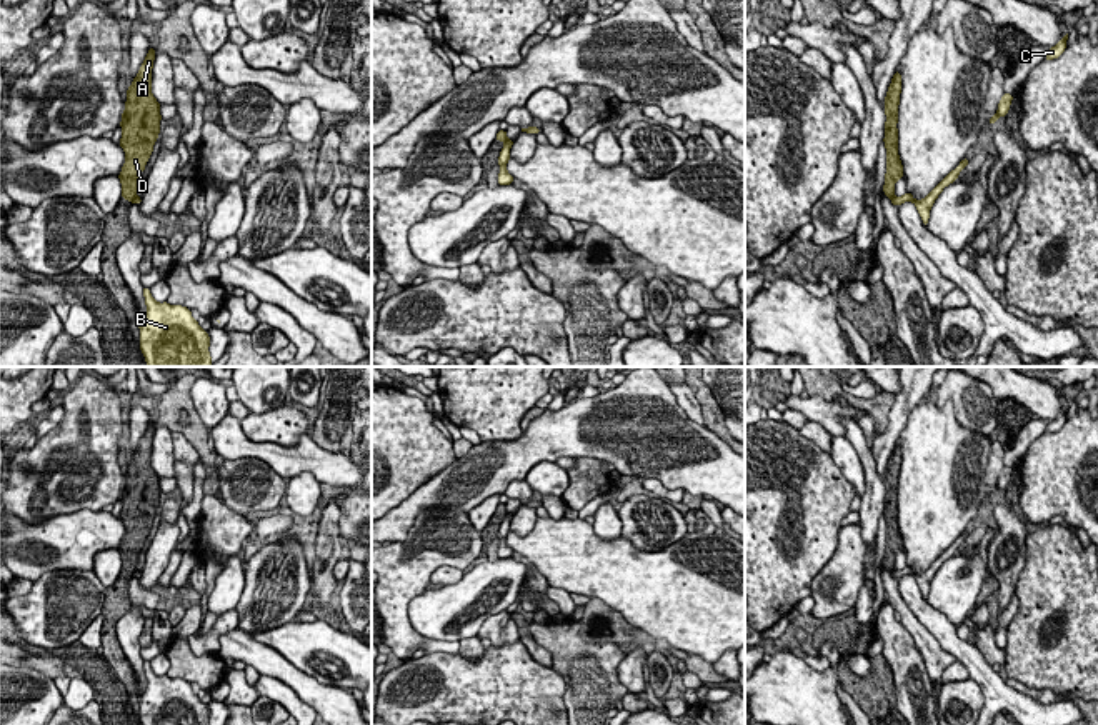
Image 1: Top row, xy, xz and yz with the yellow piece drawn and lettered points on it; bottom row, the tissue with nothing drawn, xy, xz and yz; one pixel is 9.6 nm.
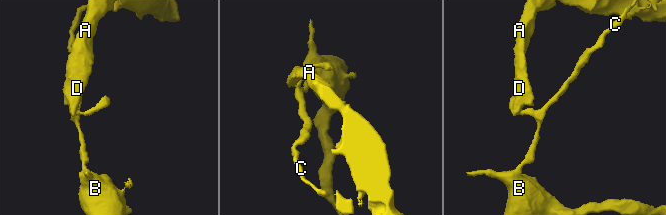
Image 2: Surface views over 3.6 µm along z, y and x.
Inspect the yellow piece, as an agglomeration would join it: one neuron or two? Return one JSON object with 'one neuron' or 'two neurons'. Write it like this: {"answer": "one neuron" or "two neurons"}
{"answer": "two neurons"}

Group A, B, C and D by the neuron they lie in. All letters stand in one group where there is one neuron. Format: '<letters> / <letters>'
A D / B C

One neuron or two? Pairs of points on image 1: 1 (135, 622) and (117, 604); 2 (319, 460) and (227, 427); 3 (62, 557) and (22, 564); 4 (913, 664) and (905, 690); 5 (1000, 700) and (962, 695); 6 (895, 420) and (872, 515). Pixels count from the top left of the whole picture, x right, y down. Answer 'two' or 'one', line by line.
1: two
2: one
3: one
4: one
5: two
6: two

